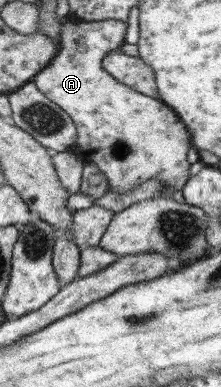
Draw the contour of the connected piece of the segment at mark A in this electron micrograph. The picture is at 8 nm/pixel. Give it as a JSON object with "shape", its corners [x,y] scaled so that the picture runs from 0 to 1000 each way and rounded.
{"shape":[[[308,49],[267,78],[253,142],[140,214],[308,295],[339,328],[339,401],[471,450],[493,494],[561,499],[665,463],[710,463],[747,483],[742,509],[760,509],[824,488],[855,460],[842,395],[864,380],[864,349],[760,274],[534,214],[462,176],[462,152],[566,109],[570,70],[552,54],[317,59]]]}

